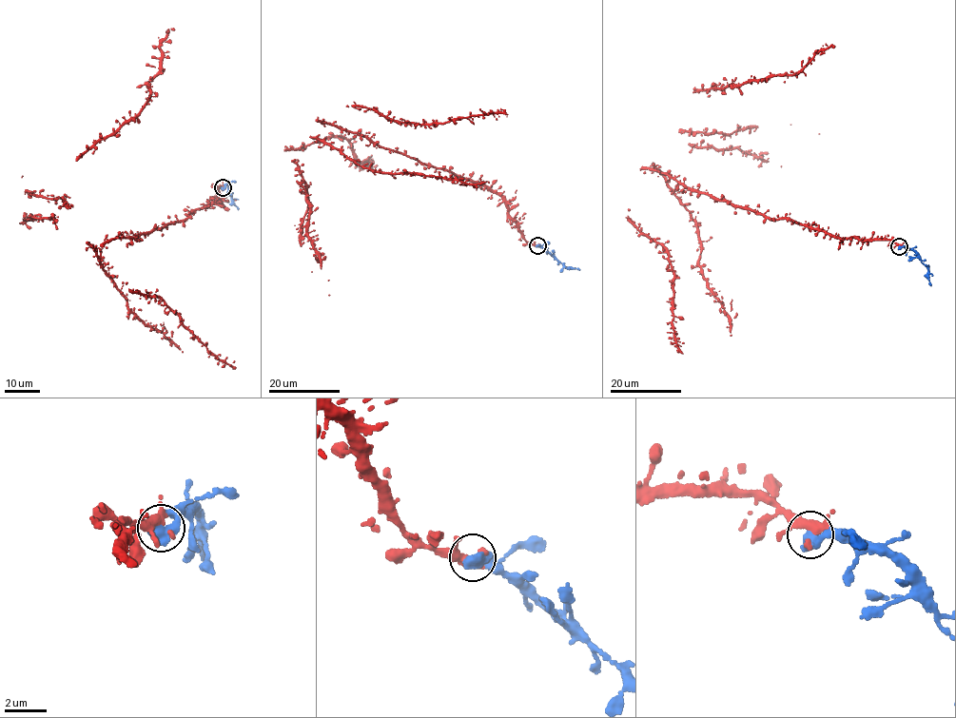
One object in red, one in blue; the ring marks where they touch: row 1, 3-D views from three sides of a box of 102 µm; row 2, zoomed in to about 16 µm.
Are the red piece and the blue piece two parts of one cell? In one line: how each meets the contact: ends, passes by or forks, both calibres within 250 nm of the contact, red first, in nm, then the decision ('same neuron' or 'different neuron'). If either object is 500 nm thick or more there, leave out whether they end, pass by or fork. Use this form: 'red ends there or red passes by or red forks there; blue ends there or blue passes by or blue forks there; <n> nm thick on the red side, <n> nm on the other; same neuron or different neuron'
320 nm thick on the red side, 600 nm on the other; same neuron

